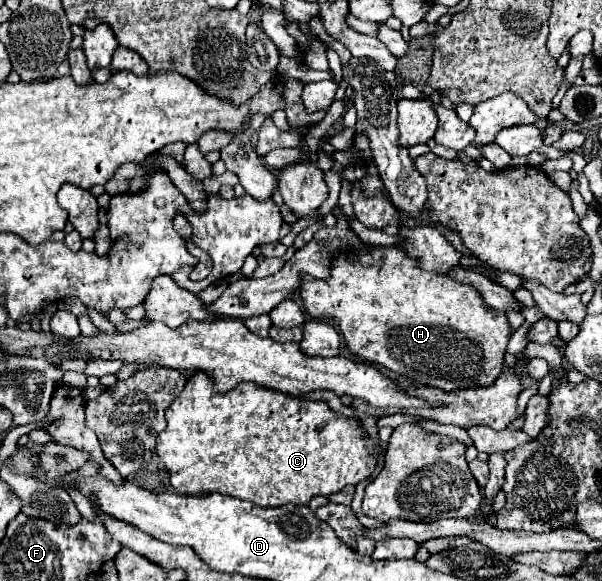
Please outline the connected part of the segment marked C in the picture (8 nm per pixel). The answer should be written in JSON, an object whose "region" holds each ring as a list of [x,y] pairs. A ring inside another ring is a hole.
{"region":[[[196,371],[186,387],[182,389],[182,393],[178,395],[178,399],[174,399],[174,403],[166,409],[166,429],[158,435],[158,443],[156,443],[156,453],[160,455],[160,459],[164,461],[168,473],[170,473],[170,485],[182,493],[182,495],[206,495],[206,493],[220,493],[220,495],[228,495],[228,497],[238,497],[238,499],[246,499],[250,503],[256,503],[258,507],[278,507],[278,505],[308,505],[312,497],[316,495],[332,495],[338,493],[344,485],[356,485],[362,479],[370,477],[376,469],[376,459],[368,453],[364,441],[364,431],[360,429],[360,423],[356,419],[348,419],[344,415],[334,413],[324,401],[308,401],[308,399],[296,399],[278,391],[270,391],[266,387],[258,387],[256,383],[250,381],[242,381],[238,383],[232,391],[226,393],[216,393],[214,391],[214,381],[210,379],[210,375],[206,375],[206,371]]]}

